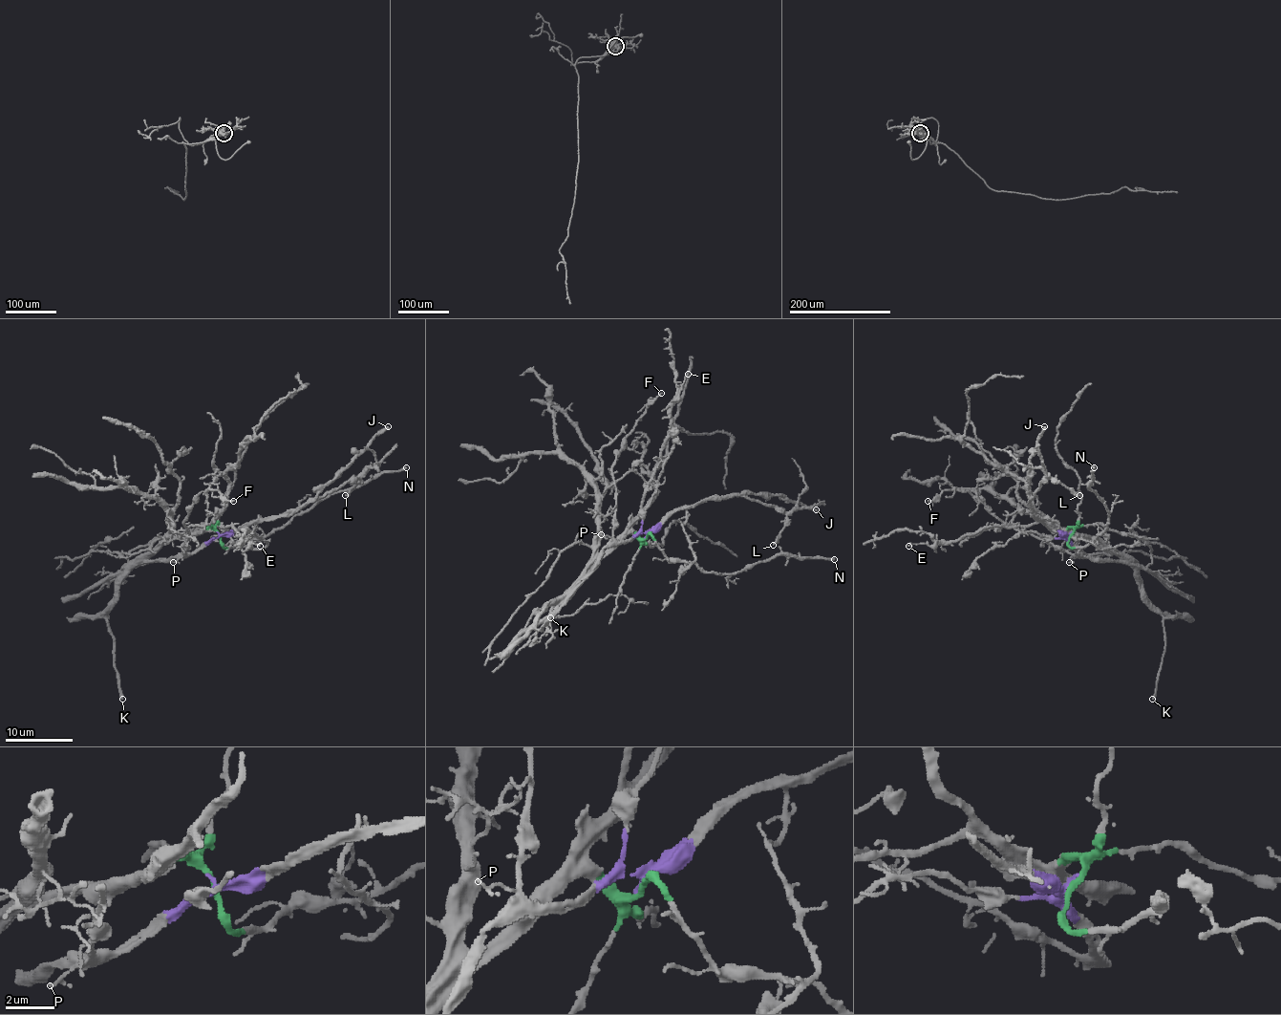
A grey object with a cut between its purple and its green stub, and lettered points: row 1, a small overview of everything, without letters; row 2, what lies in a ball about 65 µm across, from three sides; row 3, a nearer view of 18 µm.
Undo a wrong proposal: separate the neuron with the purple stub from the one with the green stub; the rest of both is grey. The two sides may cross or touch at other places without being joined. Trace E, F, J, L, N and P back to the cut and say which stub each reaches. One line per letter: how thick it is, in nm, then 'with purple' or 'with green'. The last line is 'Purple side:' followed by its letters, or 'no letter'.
E: 170 nm thick; with green
F: 140 nm thick; with purple
J: 280 nm thick; with purple
L: 280 nm thick; with purple
N: 240 nm thick; with green
P: 120 nm thick; with purple
Purple side: F, J, L, P

